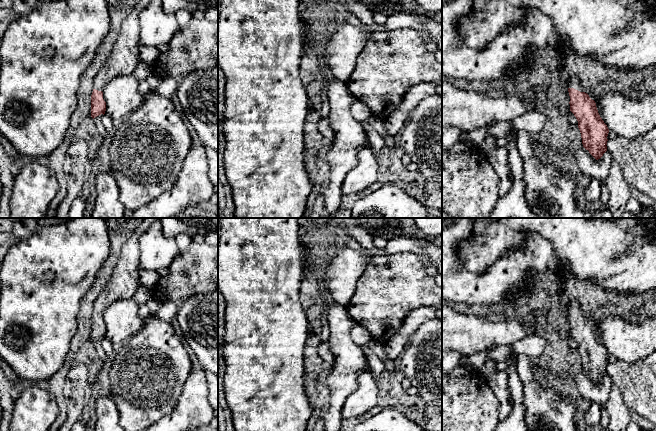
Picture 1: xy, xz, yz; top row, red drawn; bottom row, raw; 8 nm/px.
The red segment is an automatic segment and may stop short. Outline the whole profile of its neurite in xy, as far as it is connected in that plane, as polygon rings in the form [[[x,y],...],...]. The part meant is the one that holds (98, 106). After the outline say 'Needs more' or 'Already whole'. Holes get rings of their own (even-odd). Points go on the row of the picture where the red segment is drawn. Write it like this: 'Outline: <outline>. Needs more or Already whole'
Outline: [[[140,0],[134,9],[120,23],[120,31],[113,45],[112,53],[93,81],[91,95],[91,117],[105,114],[106,102],[103,90],[108,82],[116,77],[132,75],[140,60],[139,55],[139,16],[151,0]]]. Needs more

